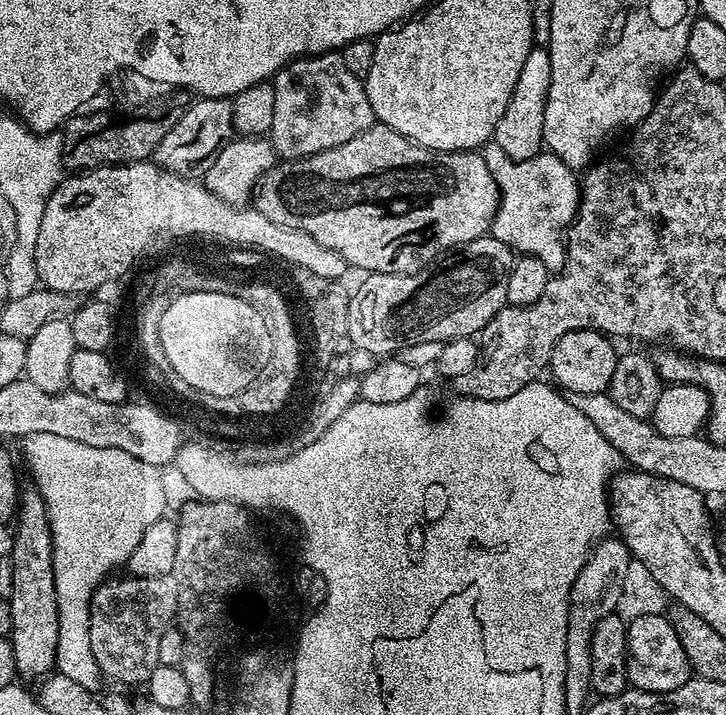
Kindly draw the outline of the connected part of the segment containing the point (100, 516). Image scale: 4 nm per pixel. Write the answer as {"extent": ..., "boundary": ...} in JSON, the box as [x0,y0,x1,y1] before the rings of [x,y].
{"extent":[22,433,165,694],"boundary":[[[32,433],[23,437],[22,444],[24,460],[32,471],[31,483],[46,502],[48,525],[52,531],[54,590],[58,598],[58,654],[55,669],[57,673],[73,679],[87,691],[96,694],[103,689],[104,678],[100,675],[100,667],[90,647],[90,622],[94,615],[92,604],[94,608],[94,597],[105,583],[103,580],[119,564],[120,567],[127,565],[130,554],[134,554],[138,542],[142,542],[142,534],[146,534],[146,529],[154,526],[154,522],[165,515],[160,468],[150,462],[142,462],[142,458],[134,458],[134,454],[126,454],[126,450],[82,446],[82,442],[61,438],[59,434]]]}

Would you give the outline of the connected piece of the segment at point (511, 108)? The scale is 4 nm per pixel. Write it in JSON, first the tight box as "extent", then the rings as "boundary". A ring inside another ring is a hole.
{"extent":[494,46,550,158],"boundary":[[[533,46],[530,54],[526,54],[526,62],[522,65],[522,74],[518,74],[518,82],[514,82],[514,94],[510,94],[510,102],[506,102],[506,114],[498,118],[496,127],[494,142],[502,146],[502,150],[510,158],[534,158],[545,147],[544,111],[549,90],[550,54],[547,47]]]}

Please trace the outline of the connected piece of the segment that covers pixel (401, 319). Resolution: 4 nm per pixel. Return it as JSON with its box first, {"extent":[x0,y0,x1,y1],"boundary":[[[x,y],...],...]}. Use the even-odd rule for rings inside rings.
{"extent":[348,234,514,358],"boundary":[[[485,234],[474,238],[470,242],[466,242],[461,247],[454,248],[450,252],[444,253],[443,256],[435,259],[430,264],[419,268],[417,272],[410,274],[382,274],[381,272],[373,272],[366,279],[366,282],[357,288],[356,301],[352,304],[351,311],[351,333],[348,344],[353,348],[356,347],[360,352],[369,352],[370,355],[376,356],[372,358],[388,358],[393,354],[399,353],[401,348],[406,346],[418,346],[418,342],[447,342],[450,340],[466,340],[475,337],[475,332],[483,333],[487,329],[490,318],[494,318],[494,314],[498,314],[508,304],[506,298],[506,282],[510,278],[510,270],[512,269],[512,261],[514,259],[513,249],[506,246],[506,242],[498,242],[498,238],[494,238],[490,234]]]}

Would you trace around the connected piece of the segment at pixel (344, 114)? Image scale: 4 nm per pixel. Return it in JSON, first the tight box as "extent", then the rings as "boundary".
{"extent":[270,51,374,160],"boundary":[[[339,51],[321,52],[319,56],[301,56],[299,60],[291,60],[276,73],[271,83],[274,86],[274,122],[270,141],[280,160],[301,160],[322,150],[342,146],[342,142],[350,142],[354,134],[362,134],[362,130],[374,122],[363,79],[346,70],[346,62],[342,62]]]}

